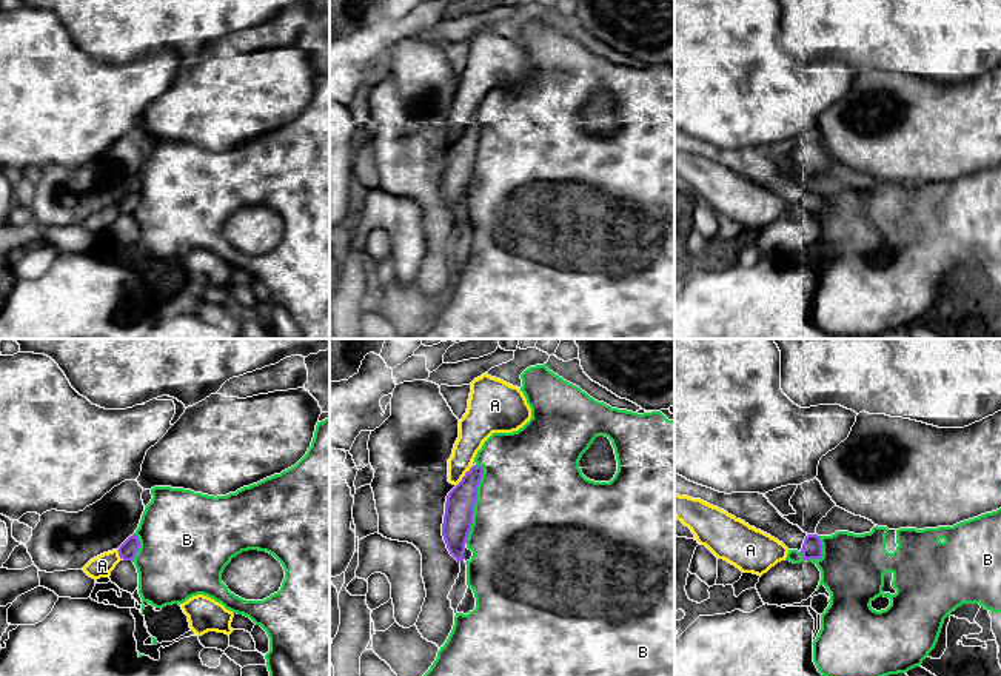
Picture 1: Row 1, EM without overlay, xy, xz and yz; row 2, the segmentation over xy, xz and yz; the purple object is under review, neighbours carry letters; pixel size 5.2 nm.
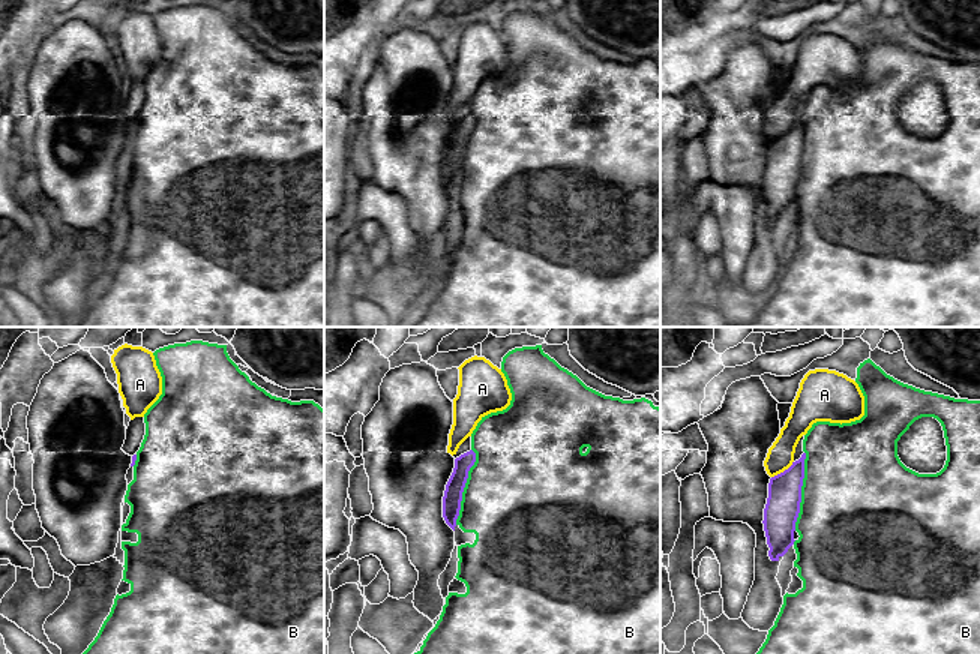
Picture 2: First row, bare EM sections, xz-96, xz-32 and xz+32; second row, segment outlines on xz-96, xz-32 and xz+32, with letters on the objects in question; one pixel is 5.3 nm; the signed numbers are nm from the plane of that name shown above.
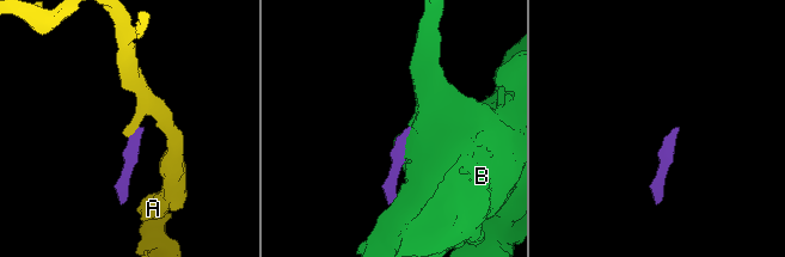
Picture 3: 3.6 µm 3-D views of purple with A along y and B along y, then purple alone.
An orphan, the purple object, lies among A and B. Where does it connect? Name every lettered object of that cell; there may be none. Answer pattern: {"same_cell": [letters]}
{"same_cell": []}

